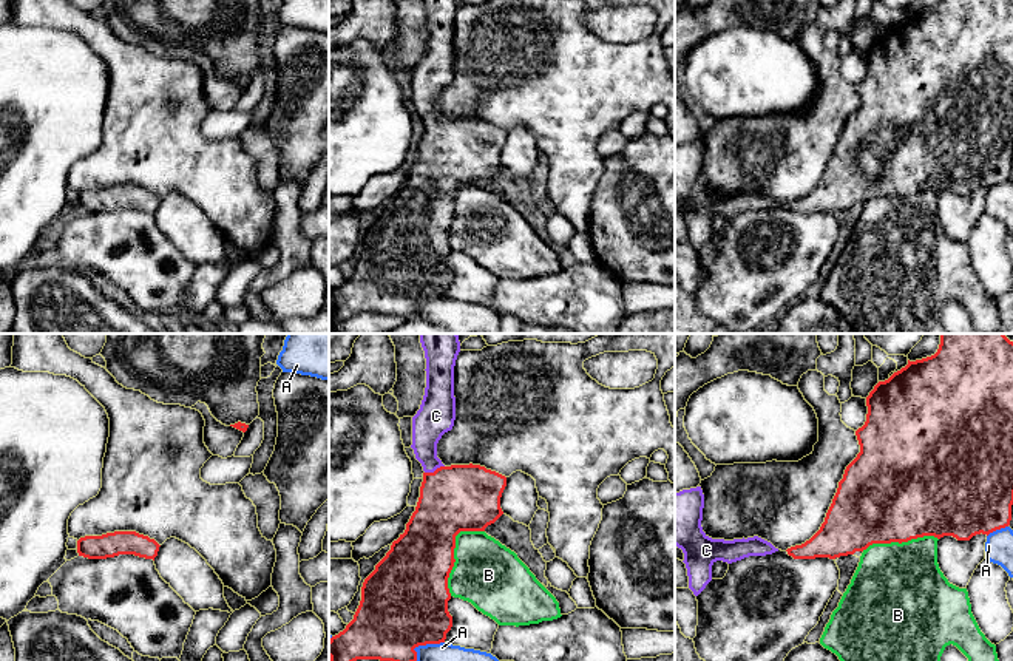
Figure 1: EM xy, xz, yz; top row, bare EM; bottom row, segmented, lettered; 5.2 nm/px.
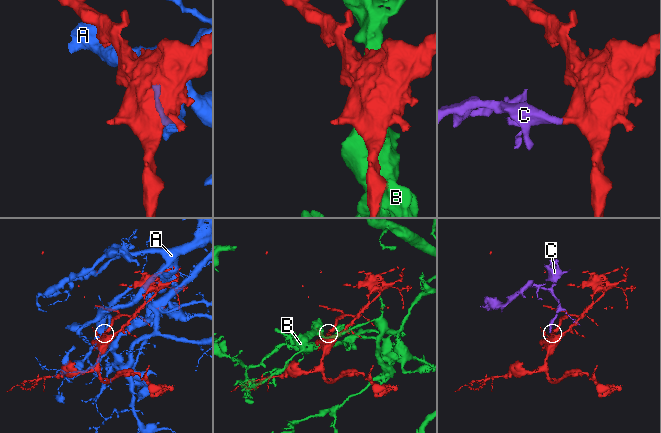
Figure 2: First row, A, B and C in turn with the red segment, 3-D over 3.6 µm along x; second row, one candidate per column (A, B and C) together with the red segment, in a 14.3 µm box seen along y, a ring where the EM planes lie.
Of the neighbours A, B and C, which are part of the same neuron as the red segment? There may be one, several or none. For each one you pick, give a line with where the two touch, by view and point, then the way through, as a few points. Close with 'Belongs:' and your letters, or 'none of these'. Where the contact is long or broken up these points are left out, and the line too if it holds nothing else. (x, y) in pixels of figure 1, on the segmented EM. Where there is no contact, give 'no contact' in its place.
C: contact xz (436, 470); way xz (460, 498), (436, 470), (428, 459), (431, 422)
Belongs: C

